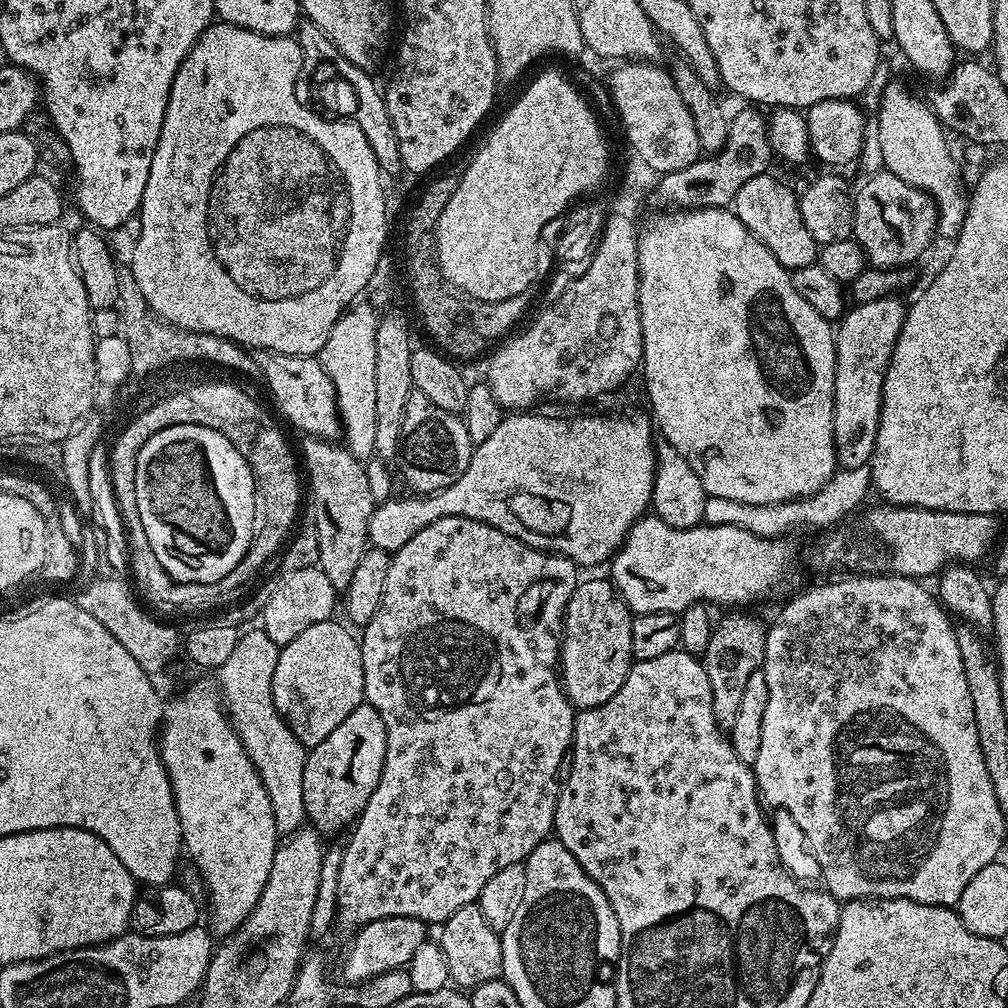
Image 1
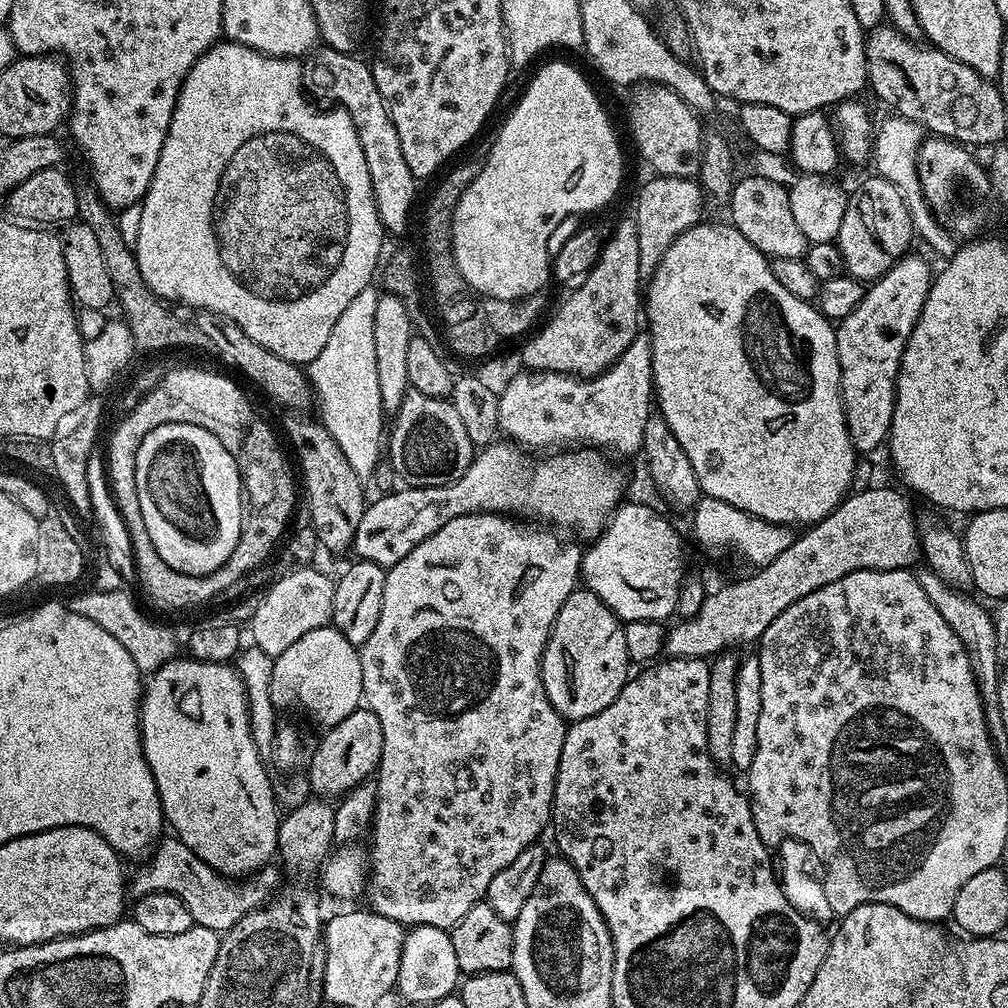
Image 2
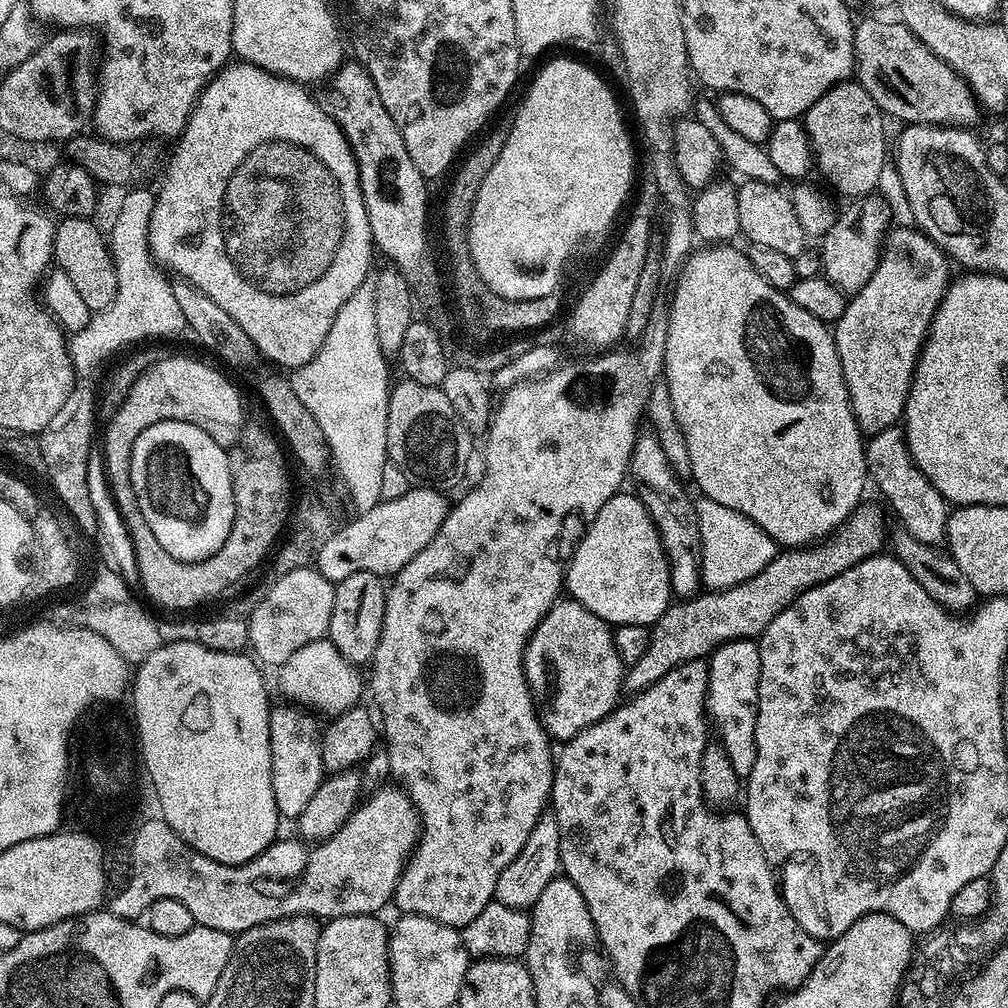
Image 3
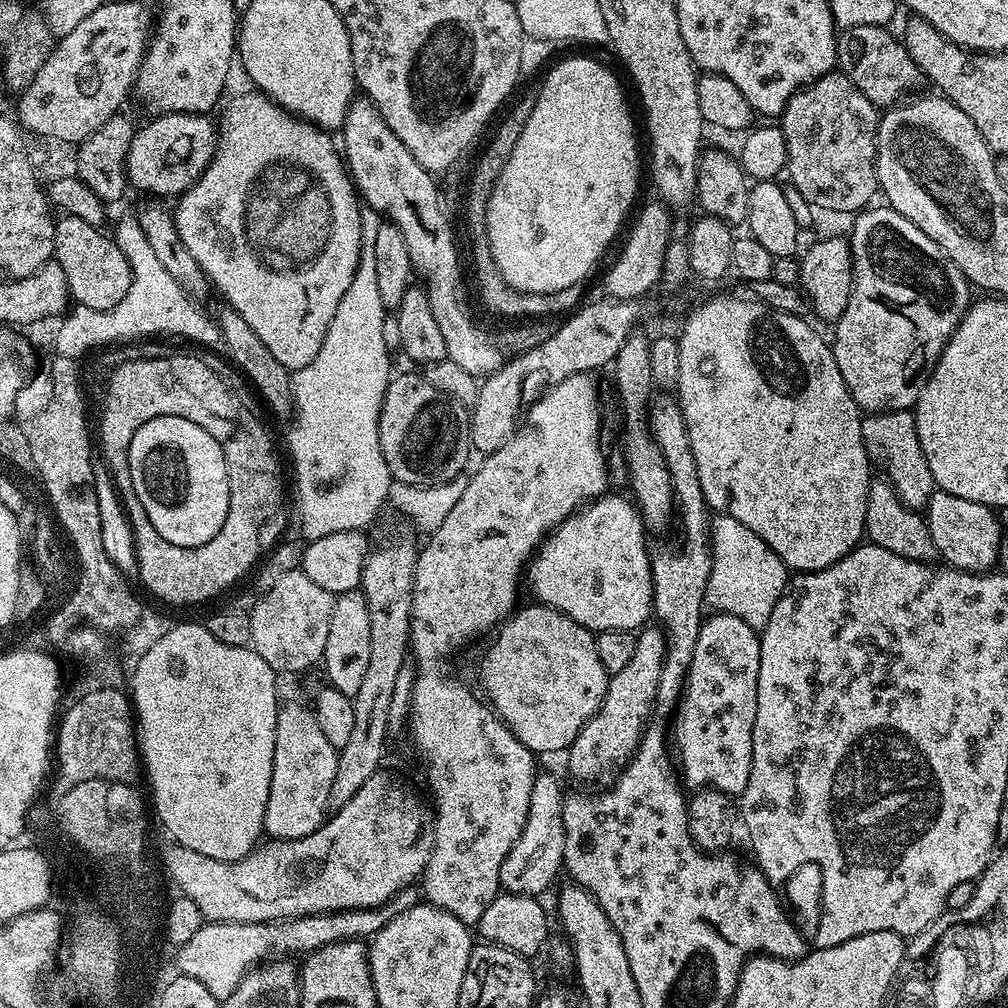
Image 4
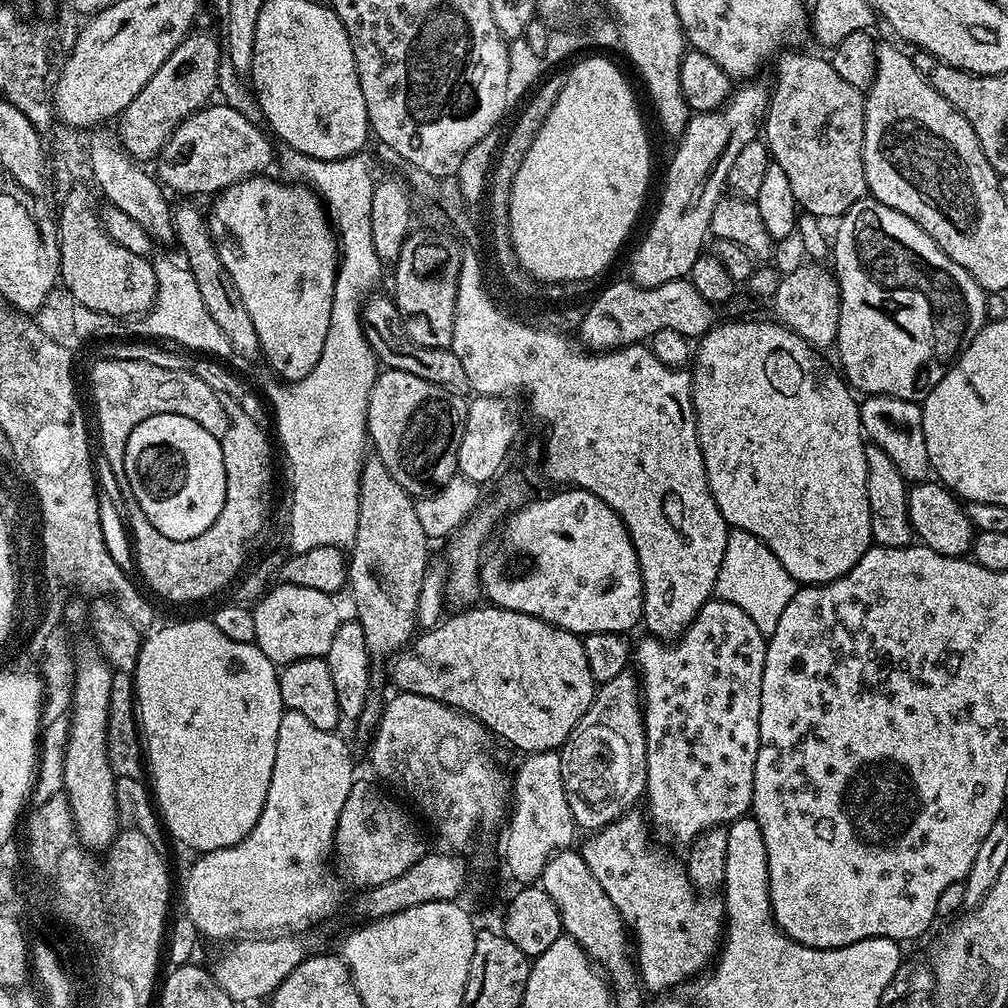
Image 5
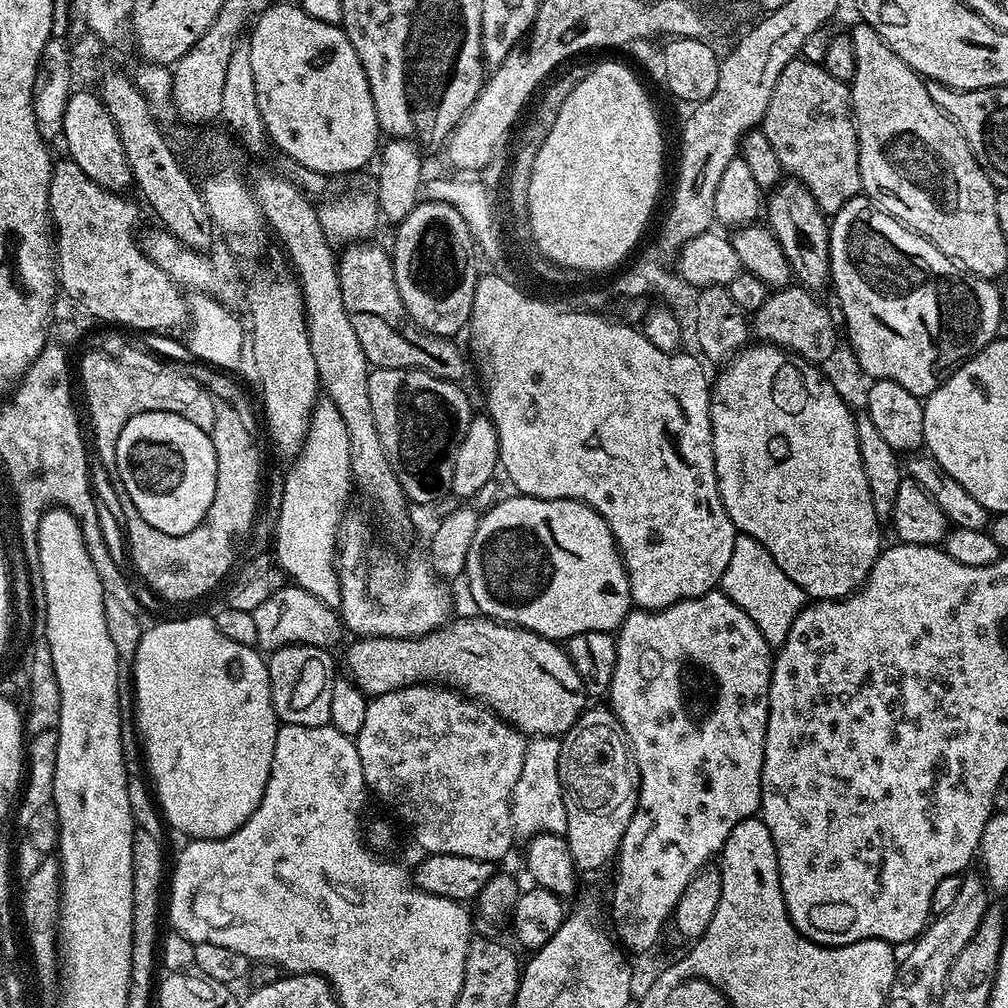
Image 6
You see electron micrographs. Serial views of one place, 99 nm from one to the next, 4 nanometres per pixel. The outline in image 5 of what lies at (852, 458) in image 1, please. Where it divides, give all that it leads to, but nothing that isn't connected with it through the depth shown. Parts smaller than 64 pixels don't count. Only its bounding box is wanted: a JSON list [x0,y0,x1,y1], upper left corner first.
[830,198,990,401]

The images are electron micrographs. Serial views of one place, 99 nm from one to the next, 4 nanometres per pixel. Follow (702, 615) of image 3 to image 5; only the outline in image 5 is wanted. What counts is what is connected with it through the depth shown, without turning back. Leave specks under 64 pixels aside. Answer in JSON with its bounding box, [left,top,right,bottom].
[558,671,648,833]

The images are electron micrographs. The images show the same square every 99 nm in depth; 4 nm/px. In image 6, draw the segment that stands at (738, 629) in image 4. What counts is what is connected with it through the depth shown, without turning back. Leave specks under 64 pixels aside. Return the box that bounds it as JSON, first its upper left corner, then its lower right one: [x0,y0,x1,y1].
[606,590,773,953]

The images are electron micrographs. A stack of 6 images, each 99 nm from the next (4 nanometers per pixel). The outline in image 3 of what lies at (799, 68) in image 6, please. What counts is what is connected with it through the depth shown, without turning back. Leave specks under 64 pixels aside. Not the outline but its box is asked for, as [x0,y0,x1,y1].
[802,82,886,198]

